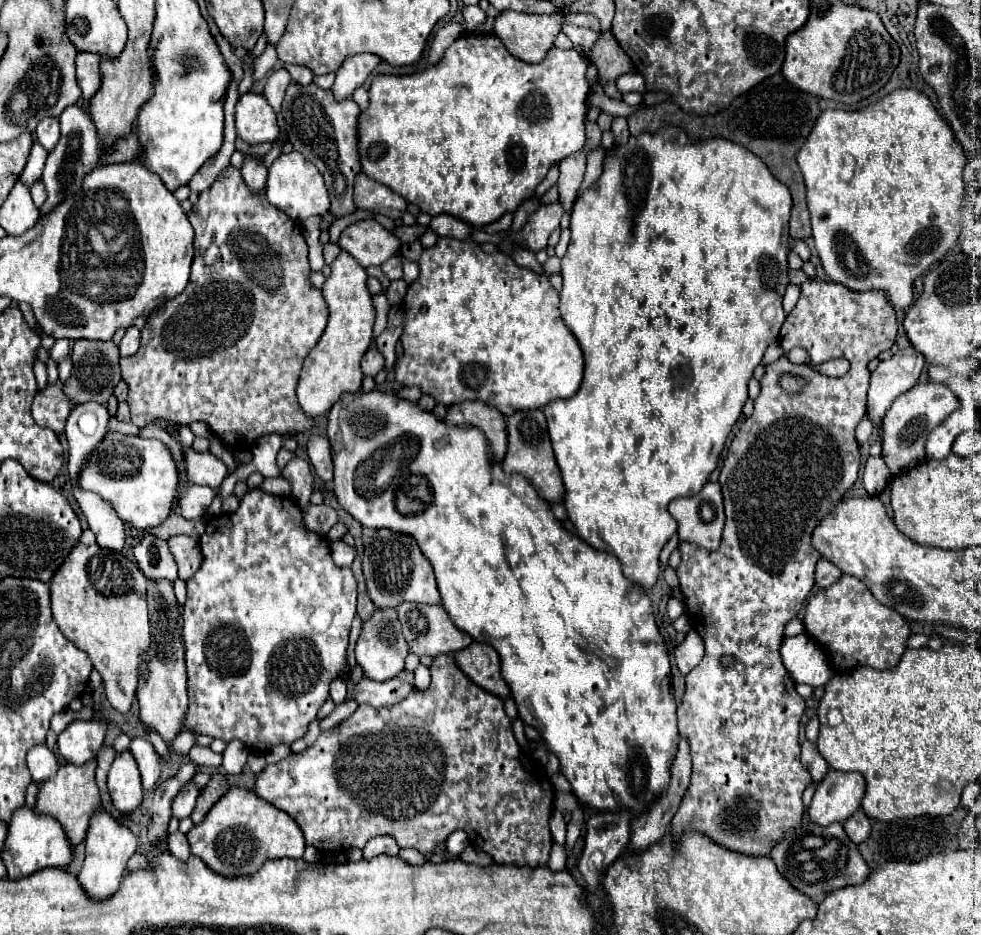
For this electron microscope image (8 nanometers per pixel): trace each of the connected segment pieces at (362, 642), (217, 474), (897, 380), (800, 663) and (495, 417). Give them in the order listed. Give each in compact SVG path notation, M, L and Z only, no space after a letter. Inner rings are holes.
M376 609L362 625L362 633L356 643L356 661L364 669L366 677L376 681L386 681L404 669L404 659L408 655L408 643L400 631L400 621L396 619L396 609Z
M170 429L168 433L182 447L182 457L184 457L184 465L186 465L186 479L188 479L188 483L192 483L192 485L208 485L208 487L212 487L218 493L222 481L230 475L228 467L220 459L216 459L212 453L208 453L208 451L200 453L196 449L184 445L180 441L178 429Z
M914 347L892 355L872 371L868 387L868 417L882 437L882 419L892 401L916 385L924 369L924 357Z
M806 633L796 637L784 637L780 657L796 683L820 687L832 677L832 667L828 665L822 647L808 639Z
M458 403L456 407L448 409L448 415L444 417L446 423L452 425L476 425L484 431L486 439L490 441L490 451L492 459L500 463L506 455L508 447L508 431L506 431L506 421L496 407L488 407L486 403Z

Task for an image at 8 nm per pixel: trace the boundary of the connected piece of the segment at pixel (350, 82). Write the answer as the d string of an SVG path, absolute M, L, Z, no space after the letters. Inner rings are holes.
M358 53L352 55L338 71L336 71L336 81L332 85L334 99L344 101L352 97L352 93L368 79L368 75L374 71L374 67L380 63L380 57L372 53Z

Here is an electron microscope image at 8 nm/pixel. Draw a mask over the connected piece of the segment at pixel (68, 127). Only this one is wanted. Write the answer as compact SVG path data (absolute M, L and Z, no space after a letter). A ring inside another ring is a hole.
M72 105L66 107L64 113L60 115L60 141L56 145L56 149L50 151L48 159L46 159L46 167L44 167L44 175L42 181L46 185L48 191L48 199L44 203L44 207L40 209L40 213L52 211L60 201L64 201L68 195L76 193L82 185L82 179L98 165L98 133L96 127L88 115L88 111L84 109L84 105Z

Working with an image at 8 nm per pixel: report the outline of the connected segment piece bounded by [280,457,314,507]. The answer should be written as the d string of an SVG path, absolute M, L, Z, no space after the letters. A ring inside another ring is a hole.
M294 457L292 461L286 463L284 469L280 469L280 473L282 473L282 477L286 477L292 483L294 501L300 507L306 507L306 491L312 491L312 485L314 485L310 465L304 459Z

